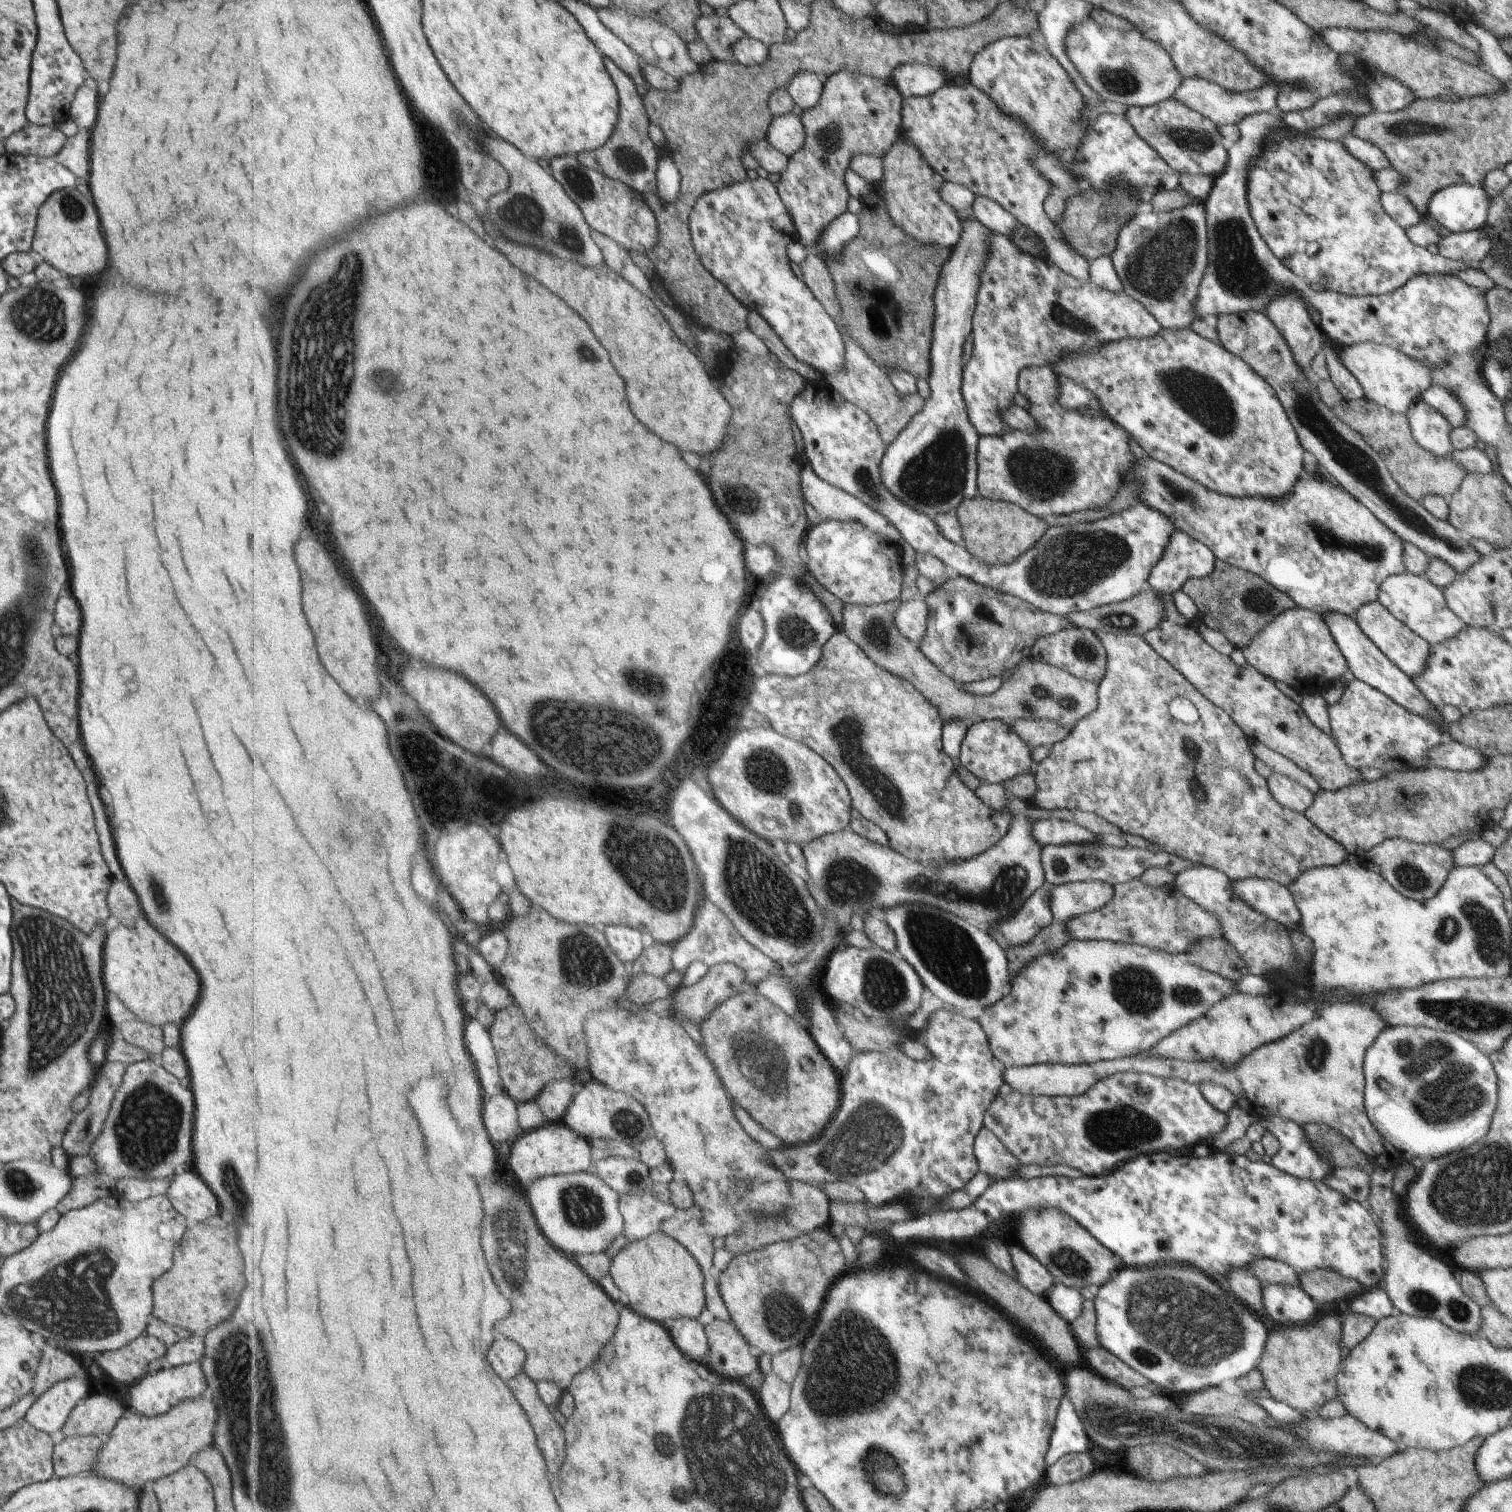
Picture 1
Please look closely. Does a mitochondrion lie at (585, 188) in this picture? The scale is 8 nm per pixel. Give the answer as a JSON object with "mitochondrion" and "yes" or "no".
{"mitochondrion":"yes"}

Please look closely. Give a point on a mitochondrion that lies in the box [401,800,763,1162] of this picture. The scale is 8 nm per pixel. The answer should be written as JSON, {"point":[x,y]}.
{"point":[650,863]}

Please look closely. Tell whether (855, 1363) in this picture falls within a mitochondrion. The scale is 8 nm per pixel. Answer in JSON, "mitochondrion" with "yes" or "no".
{"mitochondrion":"yes"}

